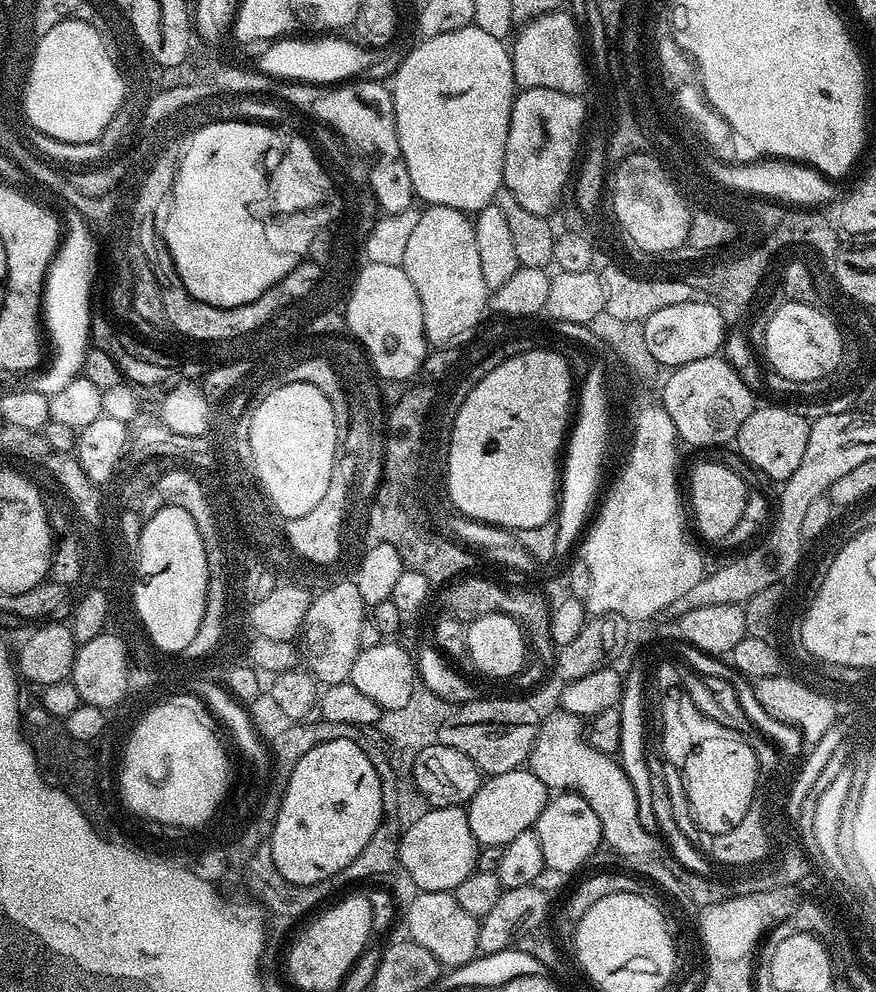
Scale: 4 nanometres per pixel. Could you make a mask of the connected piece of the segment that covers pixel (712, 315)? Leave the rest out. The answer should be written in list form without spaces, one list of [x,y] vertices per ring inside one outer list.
[[[693,298],[666,306],[666,310],[658,310],[658,314],[650,314],[650,318],[643,321],[643,326],[646,347],[655,363],[665,364],[665,369],[671,370],[681,368],[686,362],[698,362],[698,358],[717,355],[724,346],[726,325],[723,314],[715,306],[707,299]]]

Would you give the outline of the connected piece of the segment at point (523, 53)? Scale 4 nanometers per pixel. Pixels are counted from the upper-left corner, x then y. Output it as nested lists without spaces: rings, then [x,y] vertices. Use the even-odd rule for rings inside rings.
[[[564,10],[547,12],[537,20],[528,21],[519,29],[520,33],[515,33],[516,41],[510,44],[510,55],[517,89],[558,90],[571,96],[583,93],[583,88],[588,84],[589,69],[582,52],[577,51],[576,47],[582,32],[580,28],[576,29],[575,22],[566,13]]]

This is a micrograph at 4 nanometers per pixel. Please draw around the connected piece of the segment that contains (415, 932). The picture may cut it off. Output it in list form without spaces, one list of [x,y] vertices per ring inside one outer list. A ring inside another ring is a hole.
[[[417,891],[415,895],[408,908],[407,935],[414,942],[426,946],[445,969],[461,968],[476,959],[480,920],[462,910],[452,892]]]

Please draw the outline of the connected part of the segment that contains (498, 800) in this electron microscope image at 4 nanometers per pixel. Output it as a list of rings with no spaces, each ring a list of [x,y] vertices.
[[[515,768],[510,770],[510,774],[487,777],[474,794],[474,798],[466,805],[470,830],[477,845],[503,846],[518,838],[518,834],[529,831],[542,814],[549,799],[550,789],[531,770]]]

